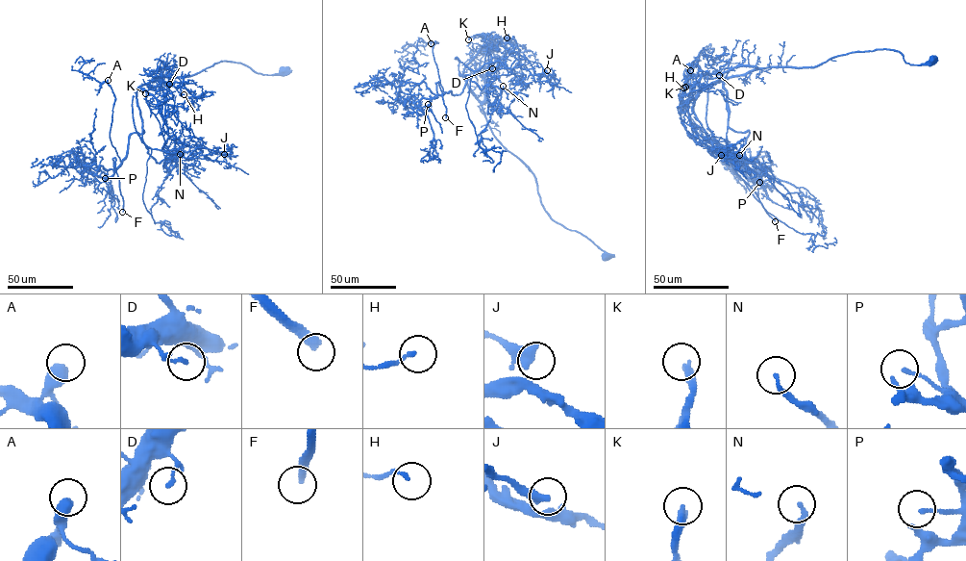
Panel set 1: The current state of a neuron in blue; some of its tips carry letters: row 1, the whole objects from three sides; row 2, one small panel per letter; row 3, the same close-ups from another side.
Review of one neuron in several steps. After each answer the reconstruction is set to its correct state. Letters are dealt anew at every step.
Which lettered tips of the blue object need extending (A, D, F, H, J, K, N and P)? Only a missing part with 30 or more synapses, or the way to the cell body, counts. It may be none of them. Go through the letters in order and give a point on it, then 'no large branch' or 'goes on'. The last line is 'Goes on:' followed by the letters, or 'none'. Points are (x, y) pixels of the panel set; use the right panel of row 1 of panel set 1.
A: place (690, 70); goes on
D: place (719, 75); no large branch
F: place (775, 221); goes on
H: place (683, 88); no large branch
J: place (721, 155); no large branch
K: place (685, 87); goes on
N: place (739, 155); goes on
P: place (759, 182); no large branch
Goes on: A, F, K, N

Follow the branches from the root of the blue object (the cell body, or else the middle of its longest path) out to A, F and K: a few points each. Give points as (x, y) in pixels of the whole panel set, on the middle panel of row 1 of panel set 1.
A: (606, 257), (551, 217), (466, 78), (459, 94), (443, 91), (431, 43)
F: (606, 257), (551, 217), (534, 174), (494, 136), (459, 73), (459, 94), (438, 94), (435, 83), (445, 117)
K: (606, 257), (551, 217), (534, 174), (494, 136), (482, 102), (495, 57), (481, 37), (486, 35), (468, 39)

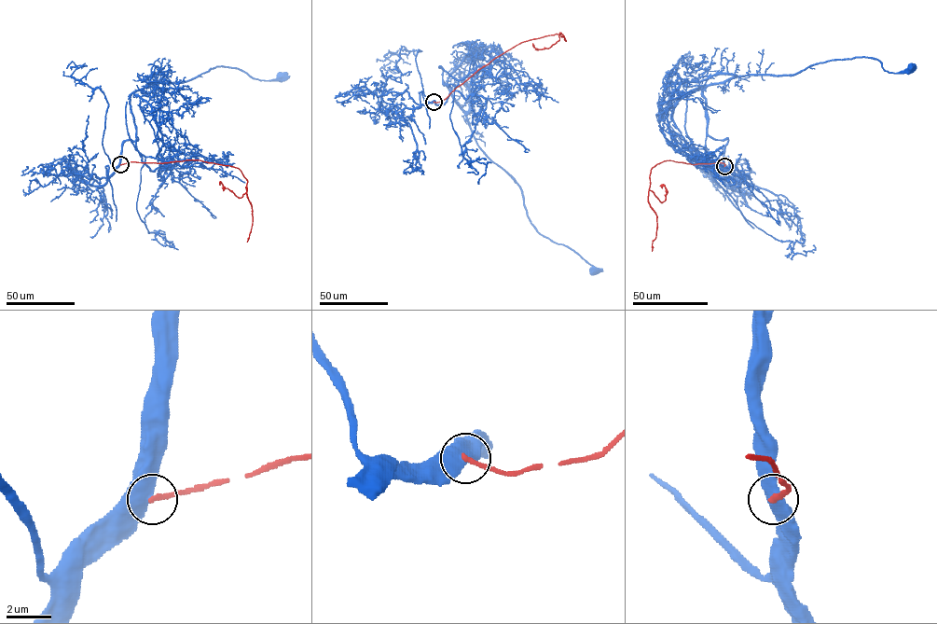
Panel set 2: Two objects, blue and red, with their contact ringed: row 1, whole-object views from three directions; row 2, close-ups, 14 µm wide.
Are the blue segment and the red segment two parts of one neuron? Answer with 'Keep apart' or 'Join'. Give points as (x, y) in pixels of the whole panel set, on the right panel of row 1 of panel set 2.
Keep apart

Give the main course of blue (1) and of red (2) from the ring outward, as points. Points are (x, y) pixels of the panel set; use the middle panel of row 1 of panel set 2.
1: (434, 102), (444, 104), (450, 88), (444, 82), (478, 146), (518, 186), (530, 224), (573, 250), (595, 271)
2: (434, 102), (445, 99), (476, 71), (524, 41), (559, 33), (566, 40), (560, 35)

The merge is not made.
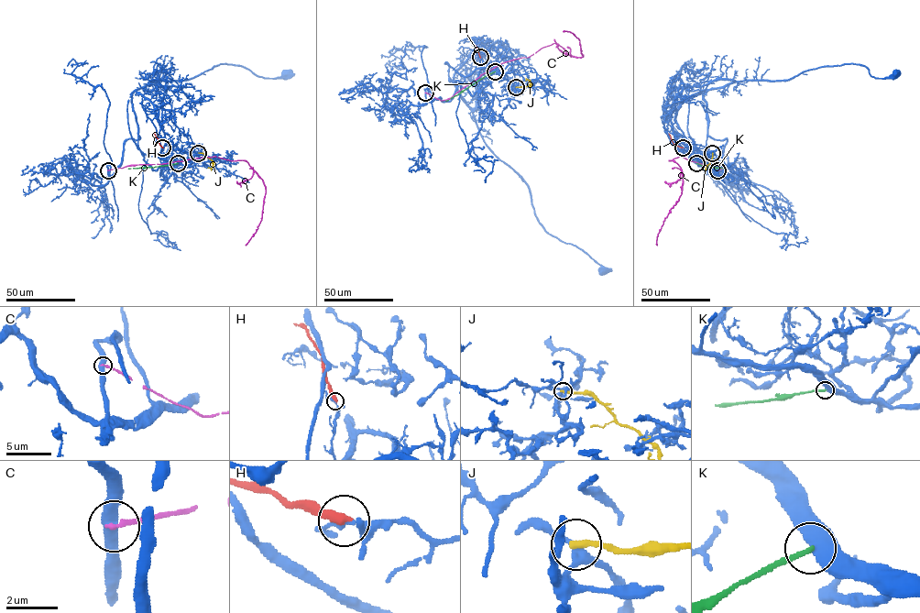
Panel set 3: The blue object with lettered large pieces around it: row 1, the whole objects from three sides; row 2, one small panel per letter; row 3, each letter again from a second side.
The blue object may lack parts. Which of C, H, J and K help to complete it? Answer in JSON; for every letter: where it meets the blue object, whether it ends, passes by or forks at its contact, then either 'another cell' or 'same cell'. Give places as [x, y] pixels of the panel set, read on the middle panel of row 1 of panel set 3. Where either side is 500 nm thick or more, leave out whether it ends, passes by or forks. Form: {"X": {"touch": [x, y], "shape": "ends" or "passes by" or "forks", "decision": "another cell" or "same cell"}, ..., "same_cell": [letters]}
{"C": {"touch": [425, 93], "shape": "ends", "decision": "another cell"}, "H": {"touch": [480, 57], "shape": "ends", "decision": "another cell"}, "J": {"touch": [516, 87], "shape": "ends", "decision": "another cell"}, "K": {"touch": [495, 71], "decision": "another cell"}, "same_cell": []}

